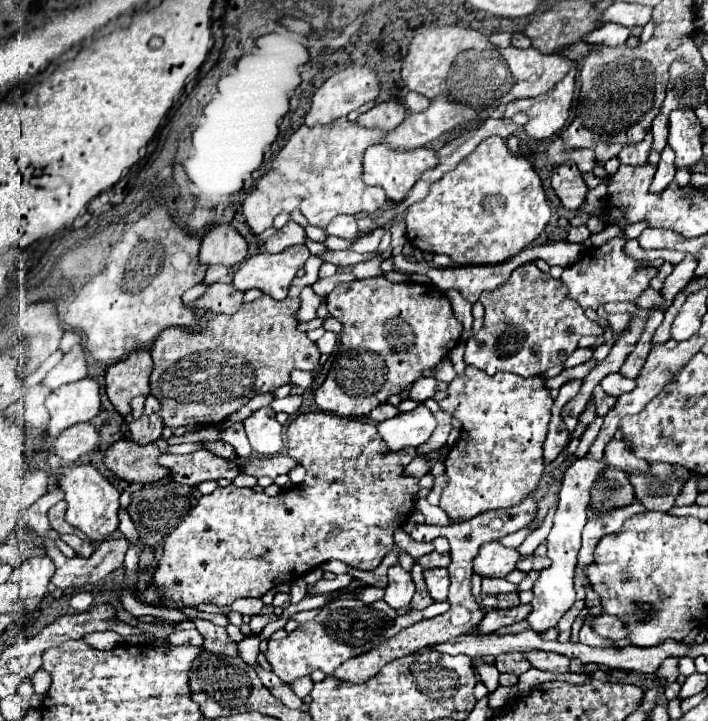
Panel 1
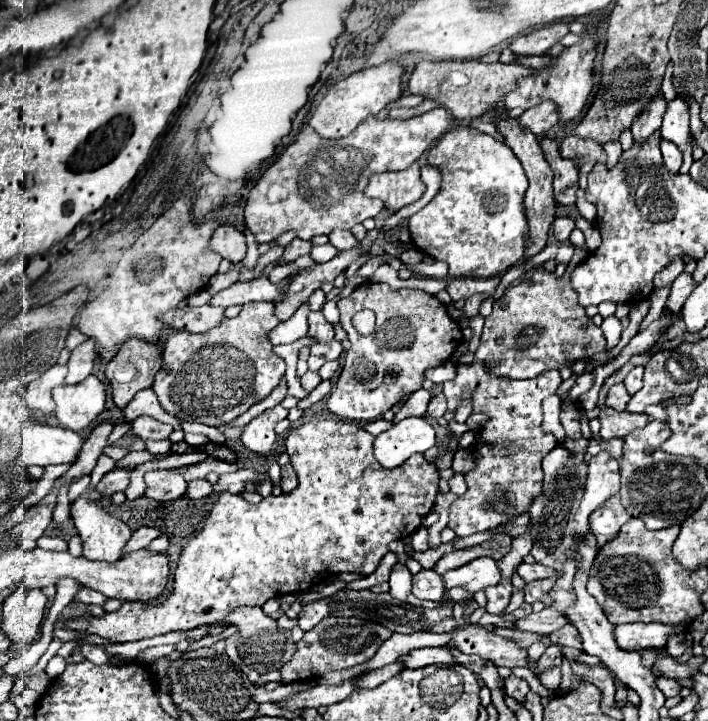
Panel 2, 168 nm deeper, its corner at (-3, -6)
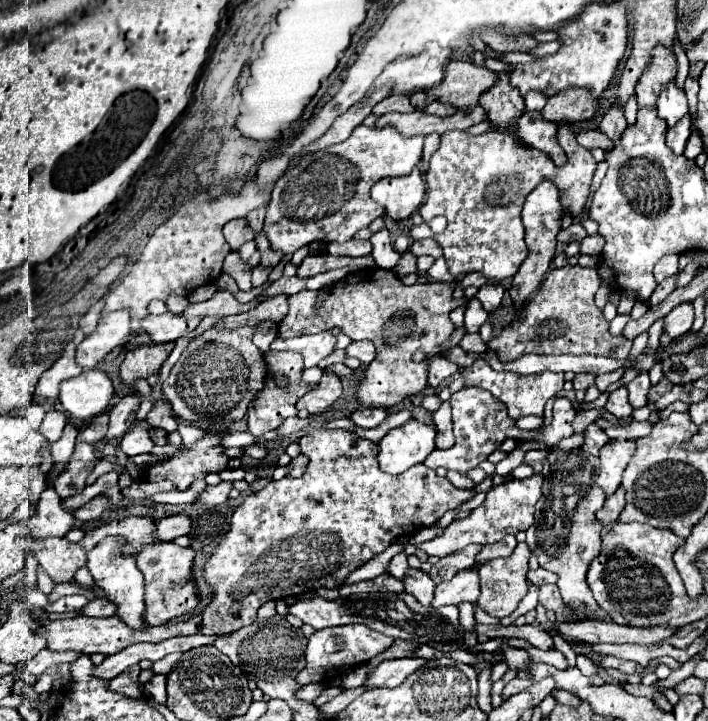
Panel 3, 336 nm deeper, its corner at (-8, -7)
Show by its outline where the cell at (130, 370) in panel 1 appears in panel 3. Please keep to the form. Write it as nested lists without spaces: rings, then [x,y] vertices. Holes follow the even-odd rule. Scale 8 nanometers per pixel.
[[[160,343],[160,345],[142,345],[126,353],[126,359],[120,367],[120,377],[124,383],[134,385],[138,377],[148,377],[152,373],[158,373],[160,365],[166,361],[170,351],[174,349],[174,343]]]

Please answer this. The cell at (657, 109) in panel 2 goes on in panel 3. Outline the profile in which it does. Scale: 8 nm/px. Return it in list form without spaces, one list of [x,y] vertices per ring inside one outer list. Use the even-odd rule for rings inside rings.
[[[654,47],[654,59],[650,59],[650,67],[646,67],[646,75],[638,81],[636,99],[638,107],[656,107],[656,99],[664,85],[668,85],[676,77],[676,57],[668,47]]]

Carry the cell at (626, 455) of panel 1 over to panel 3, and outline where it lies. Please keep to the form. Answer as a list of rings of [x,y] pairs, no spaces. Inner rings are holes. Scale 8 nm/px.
[[[588,425],[584,431],[584,443],[582,443],[582,451],[588,455],[598,455],[598,451],[606,445],[608,435],[598,427],[598,425]]]

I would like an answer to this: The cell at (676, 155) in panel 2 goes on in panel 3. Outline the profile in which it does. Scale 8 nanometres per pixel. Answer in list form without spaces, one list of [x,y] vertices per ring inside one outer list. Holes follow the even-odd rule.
[[[688,113],[686,119],[682,119],[680,123],[676,123],[674,127],[668,129],[668,135],[666,135],[666,143],[668,147],[676,153],[676,155],[682,155],[684,147],[686,147],[686,141],[690,137],[690,125],[692,125],[692,115]]]

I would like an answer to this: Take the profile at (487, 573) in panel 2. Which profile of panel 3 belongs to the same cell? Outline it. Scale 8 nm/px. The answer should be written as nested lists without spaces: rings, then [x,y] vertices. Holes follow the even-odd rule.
[[[464,569],[454,575],[454,579],[444,581],[436,585],[432,607],[442,607],[442,605],[460,605],[462,601],[476,603],[480,595],[480,585],[478,585],[478,571],[476,569]]]

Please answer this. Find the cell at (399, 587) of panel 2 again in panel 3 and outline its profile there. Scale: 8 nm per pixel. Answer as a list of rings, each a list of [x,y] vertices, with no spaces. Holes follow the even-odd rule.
[[[398,553],[396,557],[392,557],[390,561],[390,567],[388,567],[388,573],[396,579],[402,579],[404,573],[408,569],[408,561],[406,561],[406,553]]]

